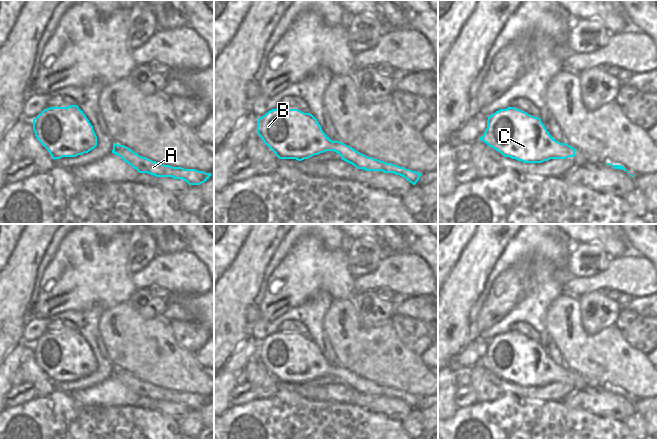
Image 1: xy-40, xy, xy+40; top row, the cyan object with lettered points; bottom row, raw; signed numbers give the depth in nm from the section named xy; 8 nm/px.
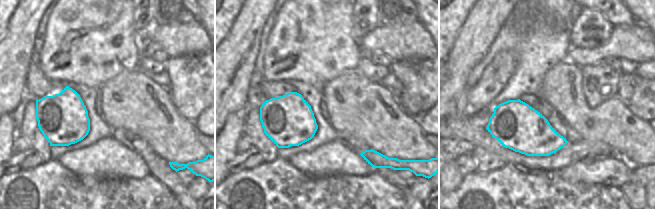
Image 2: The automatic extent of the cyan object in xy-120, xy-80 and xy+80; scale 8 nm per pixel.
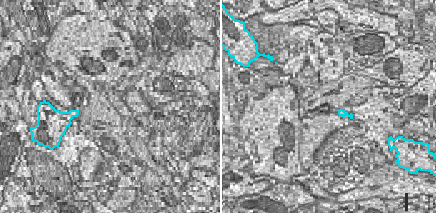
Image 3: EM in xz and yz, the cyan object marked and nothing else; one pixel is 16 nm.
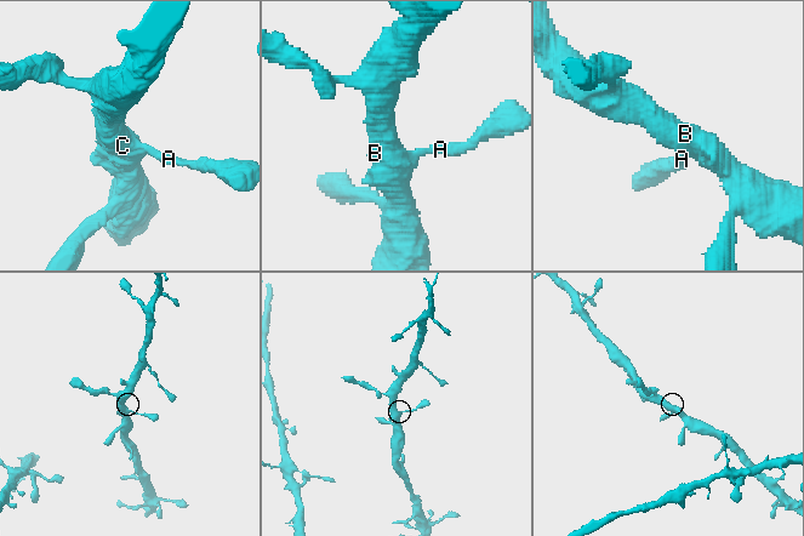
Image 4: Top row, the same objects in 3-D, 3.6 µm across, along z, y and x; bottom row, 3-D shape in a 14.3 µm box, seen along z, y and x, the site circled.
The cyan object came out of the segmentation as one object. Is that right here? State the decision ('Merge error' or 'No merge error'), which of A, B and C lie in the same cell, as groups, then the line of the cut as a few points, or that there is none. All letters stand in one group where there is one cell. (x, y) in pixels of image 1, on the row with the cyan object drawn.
No merge error. Groups: A B C. No split

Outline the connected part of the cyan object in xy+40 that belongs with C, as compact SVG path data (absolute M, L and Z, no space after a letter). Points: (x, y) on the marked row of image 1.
M510 106L488 117L487 128L479 139L504 157L524 163L566 159L577 151L556 141L539 117Z

